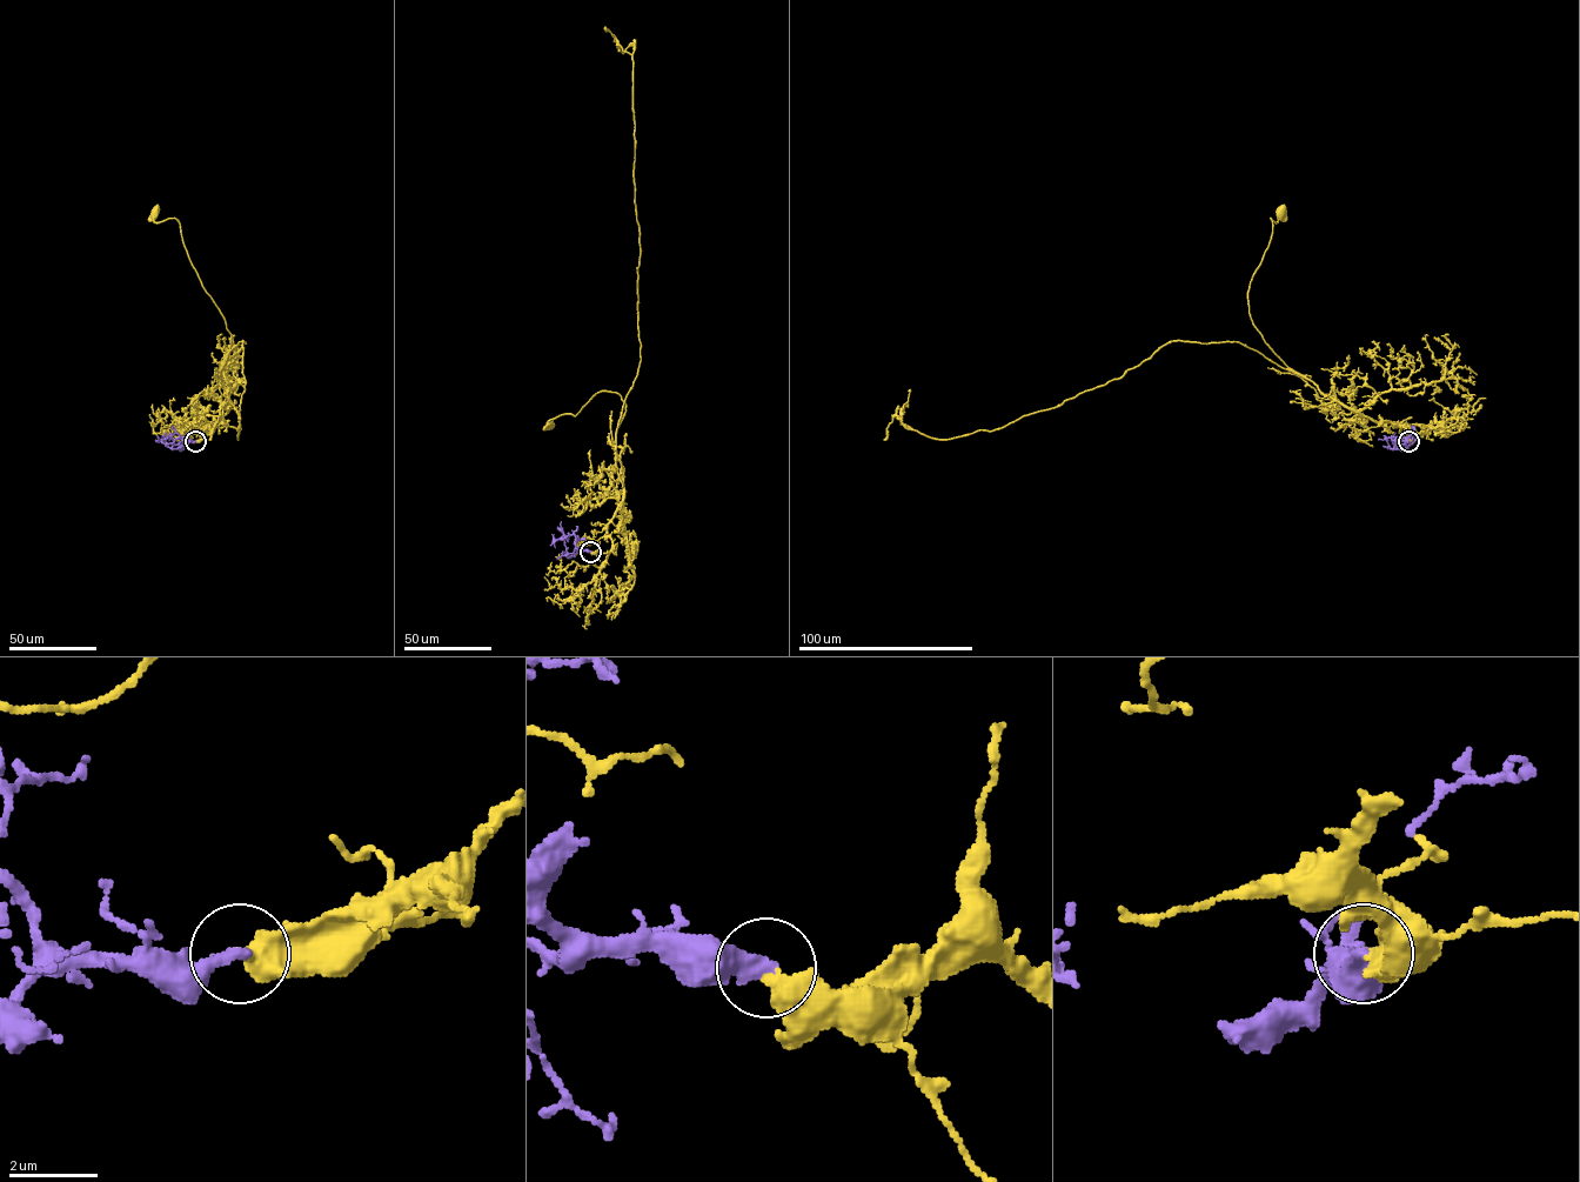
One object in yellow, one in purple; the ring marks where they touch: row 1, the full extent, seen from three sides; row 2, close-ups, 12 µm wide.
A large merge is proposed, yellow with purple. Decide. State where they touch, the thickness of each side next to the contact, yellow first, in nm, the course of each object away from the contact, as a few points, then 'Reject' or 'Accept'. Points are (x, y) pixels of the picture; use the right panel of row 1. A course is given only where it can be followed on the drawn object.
Place: (1408, 441). Thickness 480 nm (yellow) against 380 nm. Course of yellow: (1407, 441), (1407, 426), (1377, 422), (1325, 395), (1252, 322), (1247, 292), (1270, 218), (1280, 213). Course of purple: (1407, 441), (1413, 433), (1378, 440). Accept

